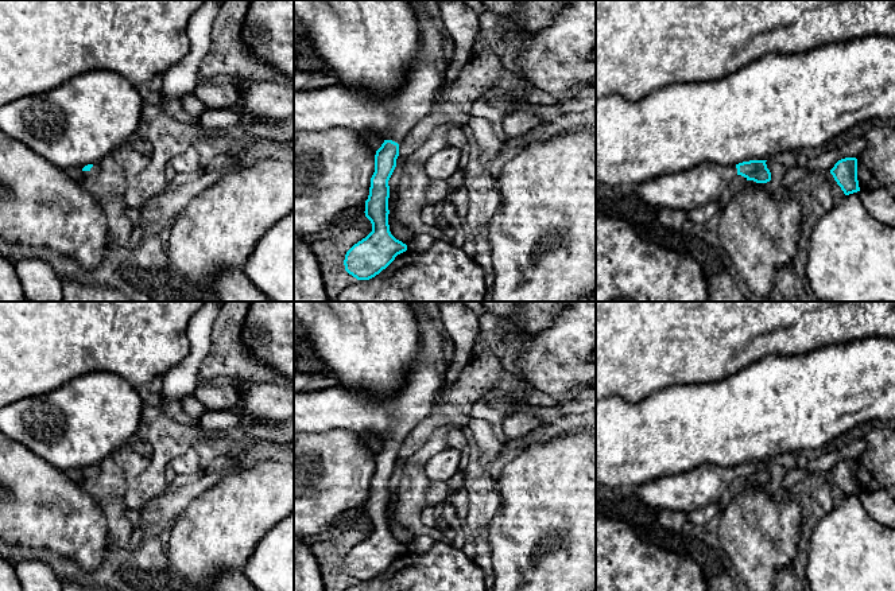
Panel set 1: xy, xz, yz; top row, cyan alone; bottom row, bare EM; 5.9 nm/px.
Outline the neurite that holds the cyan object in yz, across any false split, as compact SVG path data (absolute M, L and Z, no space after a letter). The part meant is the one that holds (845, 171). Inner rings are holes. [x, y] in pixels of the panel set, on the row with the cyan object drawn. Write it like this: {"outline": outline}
{"outline": "M845 158L838 160L830 170L830 174L845 195L860 191L856 158Z"}

